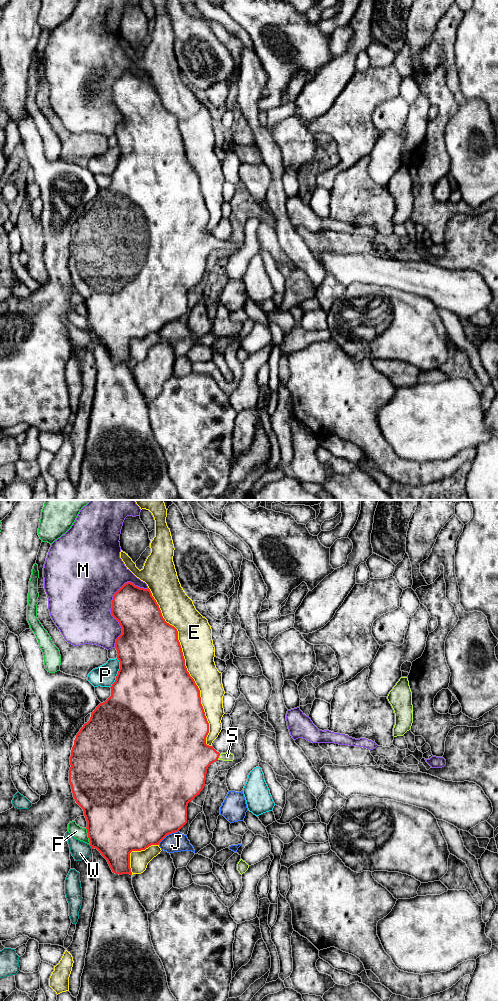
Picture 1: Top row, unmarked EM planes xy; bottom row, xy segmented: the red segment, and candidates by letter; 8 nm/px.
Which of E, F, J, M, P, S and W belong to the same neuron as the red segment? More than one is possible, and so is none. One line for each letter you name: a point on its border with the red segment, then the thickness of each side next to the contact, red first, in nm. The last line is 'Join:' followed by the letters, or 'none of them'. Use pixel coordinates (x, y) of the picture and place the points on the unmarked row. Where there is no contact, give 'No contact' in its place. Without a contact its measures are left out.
S: Touches red at xy (218, 245). Thickness 380 nm (red) against 70 nm
Join: S

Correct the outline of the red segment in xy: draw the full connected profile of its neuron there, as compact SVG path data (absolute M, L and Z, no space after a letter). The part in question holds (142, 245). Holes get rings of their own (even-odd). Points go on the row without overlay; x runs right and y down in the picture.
M131 70L125 71L113 84L111 102L122 116L122 122L116 127L115 131L120 157L115 170L110 175L111 184L96 195L91 201L90 208L83 213L76 223L70 244L69 271L76 291L84 299L91 336L95 336L101 341L113 361L132 363L130 341L145 338L151 333L159 333L167 323L178 320L187 311L188 291L199 283L205 274L208 255L217 248L233 249L234 243L229 240L220 242L213 234L206 232L209 211L201 192L200 178L185 154L185 147L178 128L178 119L165 109L150 77L140 76Z

